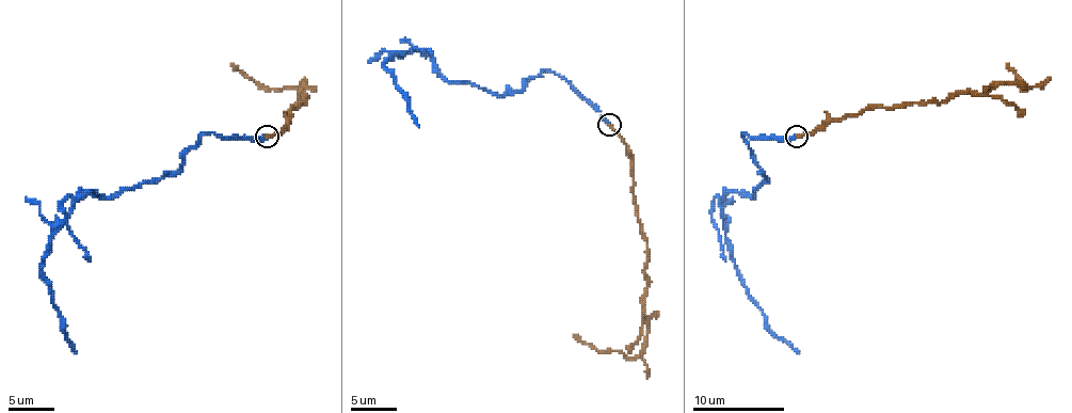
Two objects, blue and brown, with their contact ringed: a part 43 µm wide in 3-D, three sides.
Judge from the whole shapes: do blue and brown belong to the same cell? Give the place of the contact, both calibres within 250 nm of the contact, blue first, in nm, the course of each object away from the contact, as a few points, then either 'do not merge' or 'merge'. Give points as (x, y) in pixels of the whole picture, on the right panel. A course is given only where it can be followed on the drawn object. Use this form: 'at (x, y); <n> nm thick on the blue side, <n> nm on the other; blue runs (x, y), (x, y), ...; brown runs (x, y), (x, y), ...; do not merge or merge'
at (796, 137); 400 nm thick on the blue side, 220 nm on the other; blue runs (795, 137), (753, 139), (746, 132), (767, 178), (753, 196), (730, 192), (721, 204), (749, 298), (799, 353); brown runs (797, 137), (886, 107), (988, 93), (1000, 84), (1029, 86), (1022, 89), (1006, 63); merge

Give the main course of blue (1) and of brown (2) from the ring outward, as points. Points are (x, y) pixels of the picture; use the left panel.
1: (268, 137), (201, 137), (177, 169), (107, 196), (88, 192), (74, 204), (51, 238), (42, 272), (77, 353)
2: (268, 137), (276, 134), (288, 121), (292, 107), (304, 102), (304, 84), (260, 89), (230, 63)

